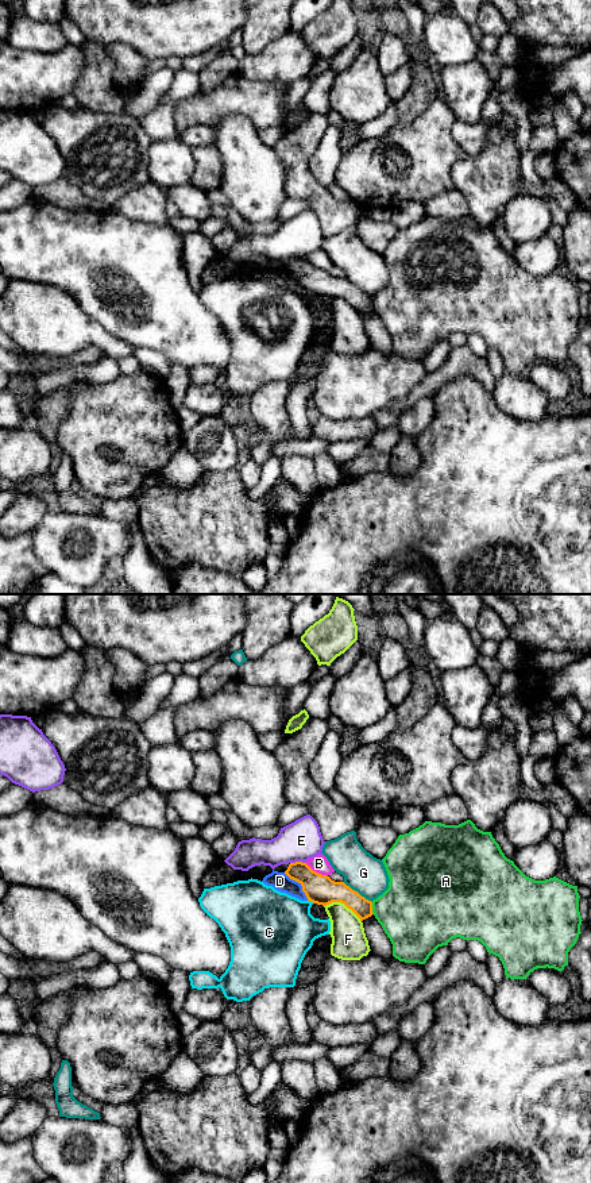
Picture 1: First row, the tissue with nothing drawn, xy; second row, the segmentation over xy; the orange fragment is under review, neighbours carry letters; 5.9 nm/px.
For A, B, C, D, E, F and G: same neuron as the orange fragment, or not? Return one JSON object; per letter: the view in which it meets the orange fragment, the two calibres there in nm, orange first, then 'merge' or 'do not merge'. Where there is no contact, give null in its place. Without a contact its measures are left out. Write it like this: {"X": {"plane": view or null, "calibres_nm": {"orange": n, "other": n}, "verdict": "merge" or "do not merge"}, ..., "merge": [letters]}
{"A": {"plane": "xy", "calibres_nm": {"orange": 130, "other": 420}, "verdict": "do not merge"}, "B": {"plane": "xy", "calibres_nm": {"orange": 180, "other": 100}, "verdict": "do not merge"}, "C": {"plane": "xy", "calibres_nm": {"orange": 180, "other": 420}, "verdict": "do not merge"}, "D": {"plane": "xy", "calibres_nm": {"orange": 180, "other": 110}, "verdict": "do not merge"}, "E": {"plane": "xy", "calibres_nm": {"orange": 180, "other": 240}, "verdict": "do not merge"}, "F": {"plane": "xy", "calibres_nm": {"orange": 180, "other": 200}, "verdict": "do not merge"}, "G": {"plane": "xy", "calibres_nm": {"orange": 180, "other": 240}, "verdict": "do not merge"}, "merge": []}

